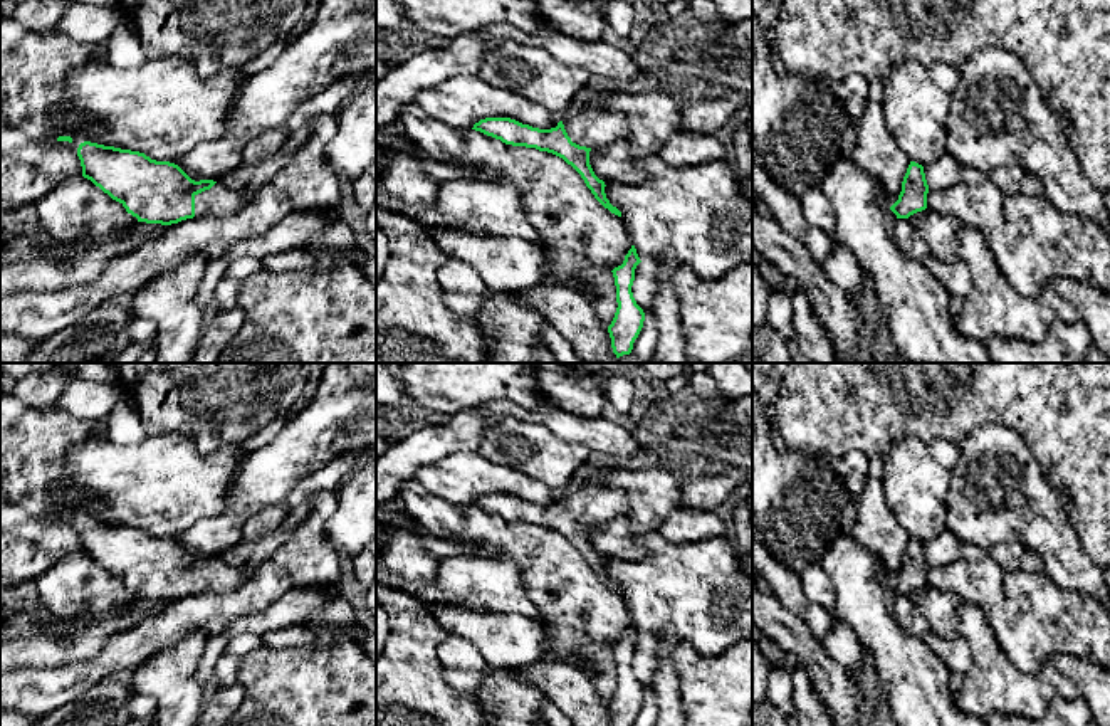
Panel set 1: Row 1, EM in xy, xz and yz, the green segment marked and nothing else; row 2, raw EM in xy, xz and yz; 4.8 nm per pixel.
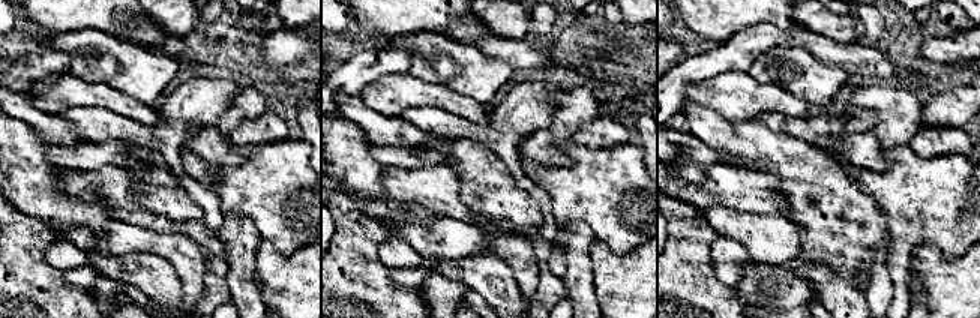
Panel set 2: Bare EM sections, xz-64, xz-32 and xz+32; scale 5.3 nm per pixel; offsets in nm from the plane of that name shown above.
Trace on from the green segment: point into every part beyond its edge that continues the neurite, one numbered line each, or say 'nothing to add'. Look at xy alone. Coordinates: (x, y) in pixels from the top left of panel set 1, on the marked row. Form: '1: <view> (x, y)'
1: xy (220, 200)

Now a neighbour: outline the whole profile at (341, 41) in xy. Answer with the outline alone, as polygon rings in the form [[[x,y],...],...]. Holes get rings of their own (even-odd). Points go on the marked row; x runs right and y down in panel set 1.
[[[321,0],[311,25],[269,69],[247,76],[227,118],[227,131],[170,163],[191,180],[222,183],[252,138],[282,128],[307,99],[346,76],[376,72],[376,0]]]

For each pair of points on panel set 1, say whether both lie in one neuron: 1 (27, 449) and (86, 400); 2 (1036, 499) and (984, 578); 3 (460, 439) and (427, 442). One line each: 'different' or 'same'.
1: different
2: different
3: same

